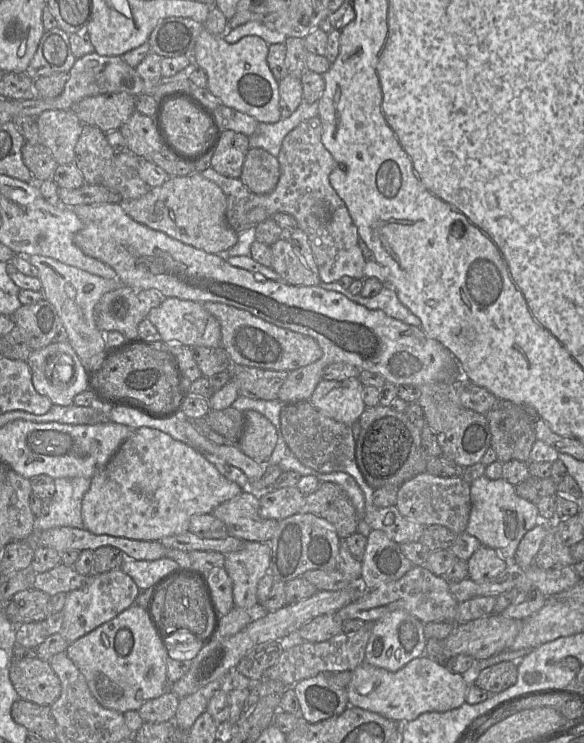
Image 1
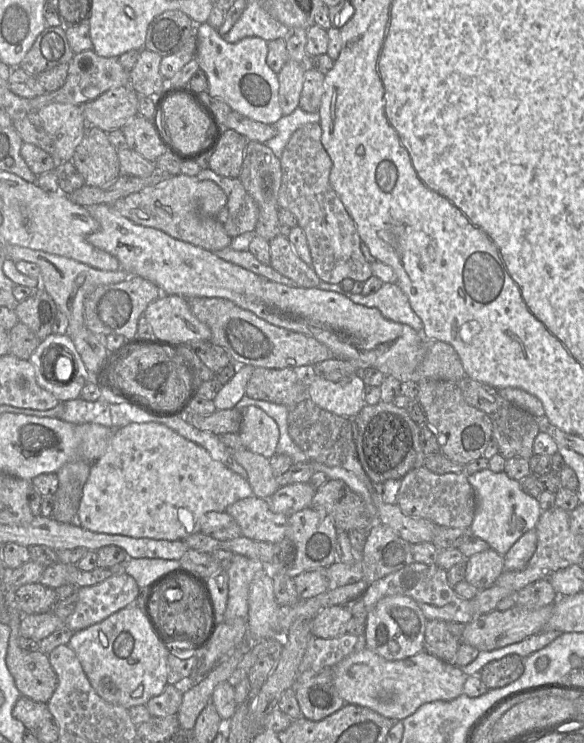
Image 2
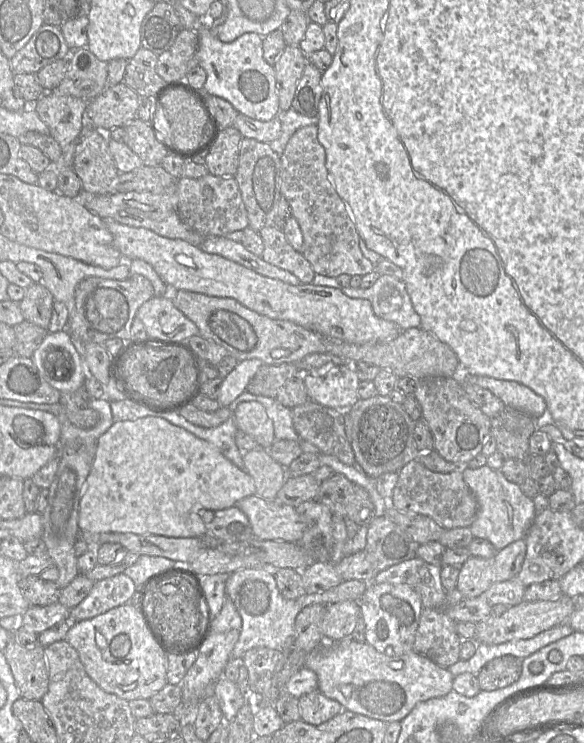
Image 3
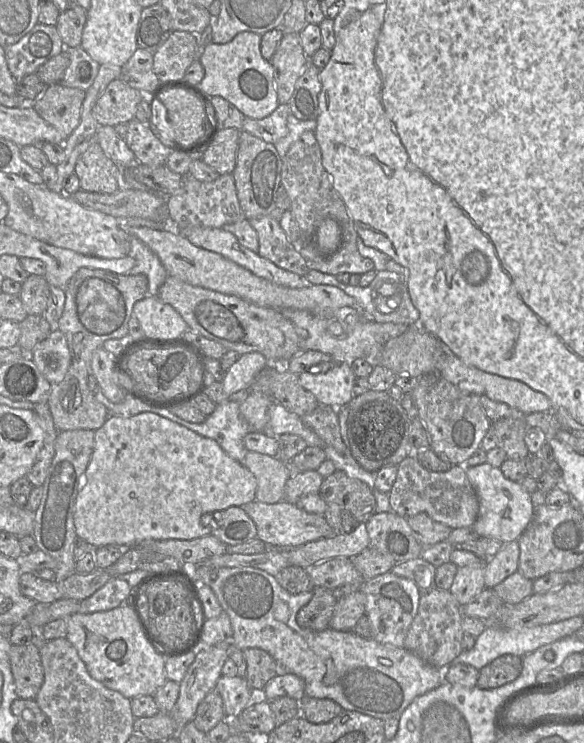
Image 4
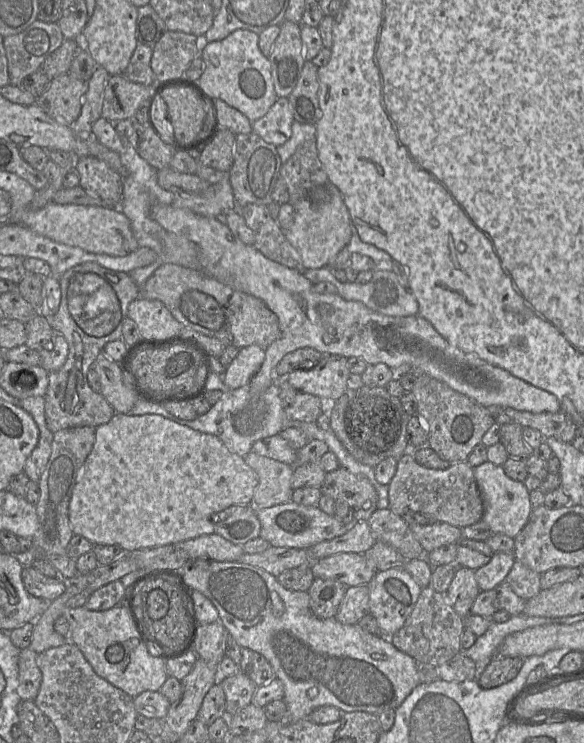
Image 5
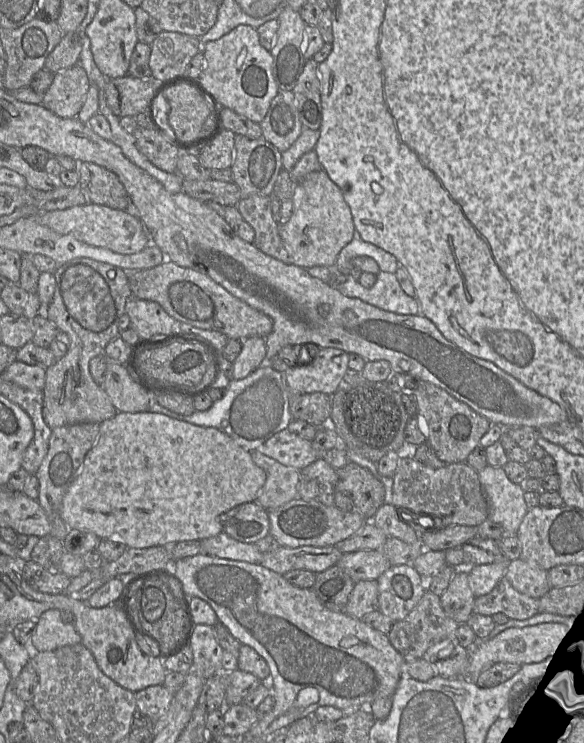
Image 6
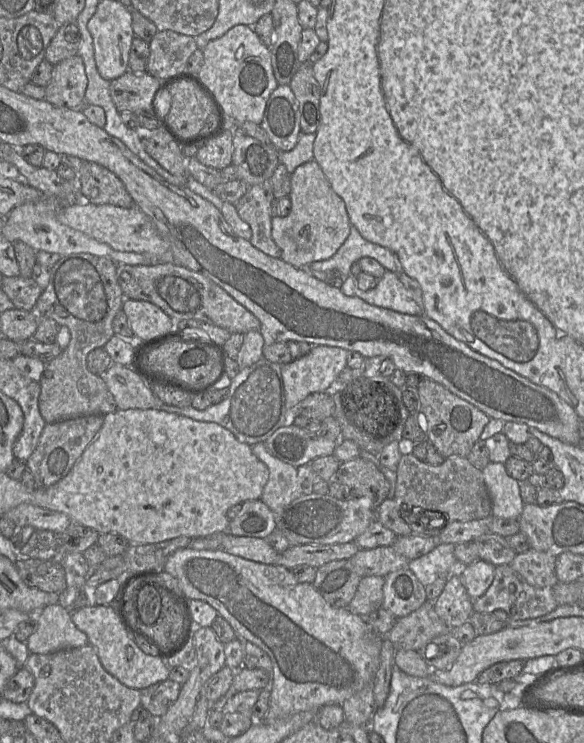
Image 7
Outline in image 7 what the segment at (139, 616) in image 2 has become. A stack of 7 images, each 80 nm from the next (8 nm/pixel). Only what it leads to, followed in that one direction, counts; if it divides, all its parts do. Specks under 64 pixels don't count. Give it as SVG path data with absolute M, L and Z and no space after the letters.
M95 605L79 608L70 613L75 626L85 633L95 649L103 668L123 685L141 690L169 678L166 660L142 652L134 642L132 630L123 622L113 605Z

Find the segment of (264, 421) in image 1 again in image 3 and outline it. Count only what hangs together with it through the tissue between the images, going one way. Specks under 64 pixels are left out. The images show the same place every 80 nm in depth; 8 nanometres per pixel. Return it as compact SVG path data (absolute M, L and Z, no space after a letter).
M257 401L241 402L234 408L233 418L238 431L254 438L260 448L268 450L275 441L273 422L261 403Z

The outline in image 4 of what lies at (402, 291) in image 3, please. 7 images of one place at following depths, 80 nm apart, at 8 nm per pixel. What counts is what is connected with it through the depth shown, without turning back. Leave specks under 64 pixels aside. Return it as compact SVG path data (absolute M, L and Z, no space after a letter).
M310 269L304 276L307 284L319 285L325 284L339 288L347 295L356 299L366 313L371 315L372 319L379 323L397 323L408 326L418 325L419 311L413 305L406 283L398 274L383 270L377 271L375 279L367 286L350 286L338 282L334 275L326 274L318 270Z

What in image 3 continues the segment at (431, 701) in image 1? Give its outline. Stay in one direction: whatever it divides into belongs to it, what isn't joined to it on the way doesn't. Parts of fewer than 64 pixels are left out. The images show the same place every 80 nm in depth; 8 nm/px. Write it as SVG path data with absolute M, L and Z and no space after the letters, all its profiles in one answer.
M350 637L340 641L323 640L318 648L308 654L304 667L316 673L317 689L326 697L339 702L344 710L386 723L400 722L419 702L445 696L453 690L454 676L448 668L437 665L428 657L414 650L401 655L388 656L366 641L357 641Z

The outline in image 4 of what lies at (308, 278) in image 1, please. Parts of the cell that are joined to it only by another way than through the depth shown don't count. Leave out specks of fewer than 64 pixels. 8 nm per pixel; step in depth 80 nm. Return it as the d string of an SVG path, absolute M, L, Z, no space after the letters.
M269 215L252 218L250 225L258 236L258 254L276 266L304 277L310 270L299 249L286 237L279 222Z

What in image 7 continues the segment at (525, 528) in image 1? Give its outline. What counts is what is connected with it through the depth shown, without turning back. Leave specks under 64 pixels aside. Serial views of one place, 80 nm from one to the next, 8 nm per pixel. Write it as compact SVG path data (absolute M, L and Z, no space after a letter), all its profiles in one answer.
M490 462L482 474L492 502L493 518L519 519L524 507L519 482L507 473L503 463Z

